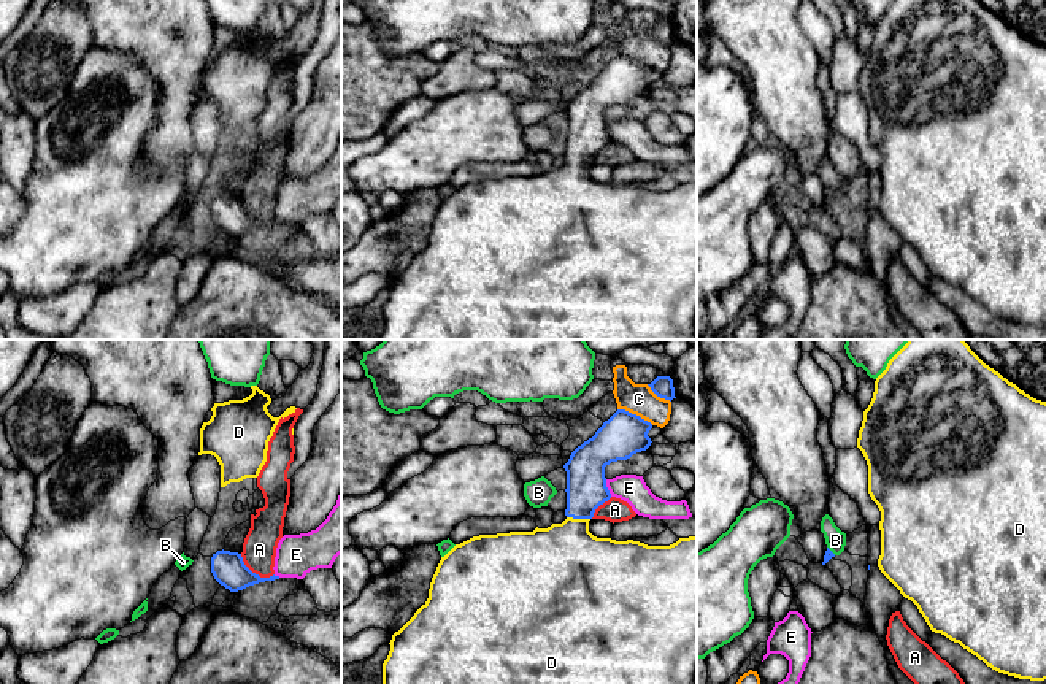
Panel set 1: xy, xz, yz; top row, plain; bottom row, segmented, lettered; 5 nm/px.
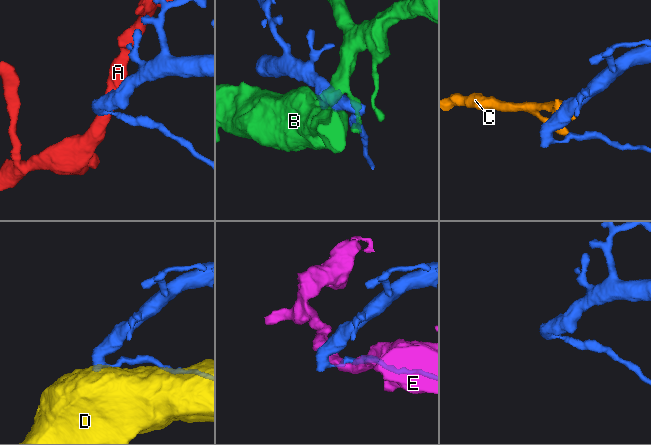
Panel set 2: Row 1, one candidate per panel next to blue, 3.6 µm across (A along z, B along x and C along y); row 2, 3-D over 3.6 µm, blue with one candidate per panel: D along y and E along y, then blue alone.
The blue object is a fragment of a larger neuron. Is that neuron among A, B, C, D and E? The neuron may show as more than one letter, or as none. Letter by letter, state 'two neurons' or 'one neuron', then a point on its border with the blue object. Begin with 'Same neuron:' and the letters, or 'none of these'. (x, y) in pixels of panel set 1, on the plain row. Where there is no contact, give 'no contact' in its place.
Same neuron: D
A: two neurons | xy (254, 218)
B: two neurons | yz (830, 195)
C: two neurons | xz (635, 59)
D: one neuron | xz (578, 162)
E: two neurons | xz (607, 132)

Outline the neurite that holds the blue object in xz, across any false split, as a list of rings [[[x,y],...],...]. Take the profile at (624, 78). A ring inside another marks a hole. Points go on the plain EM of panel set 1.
[[[617,54],[608,65],[603,67],[592,83],[584,86],[571,97],[568,106],[563,110],[567,116],[567,163],[562,168],[552,168],[548,173],[536,171],[533,176],[510,176],[473,181],[460,189],[456,189],[444,202],[441,202],[430,227],[427,246],[398,276],[392,279],[389,287],[390,295],[383,308],[383,332],[378,340],[697,340],[697,179],[679,183],[670,190],[648,190],[633,184],[616,186],[611,183],[597,183],[589,176],[589,165],[594,162],[595,154],[611,143],[611,138],[606,132],[605,111],[611,106],[627,105],[633,98],[646,95],[652,87],[648,81],[651,73],[651,67],[625,54]]]

